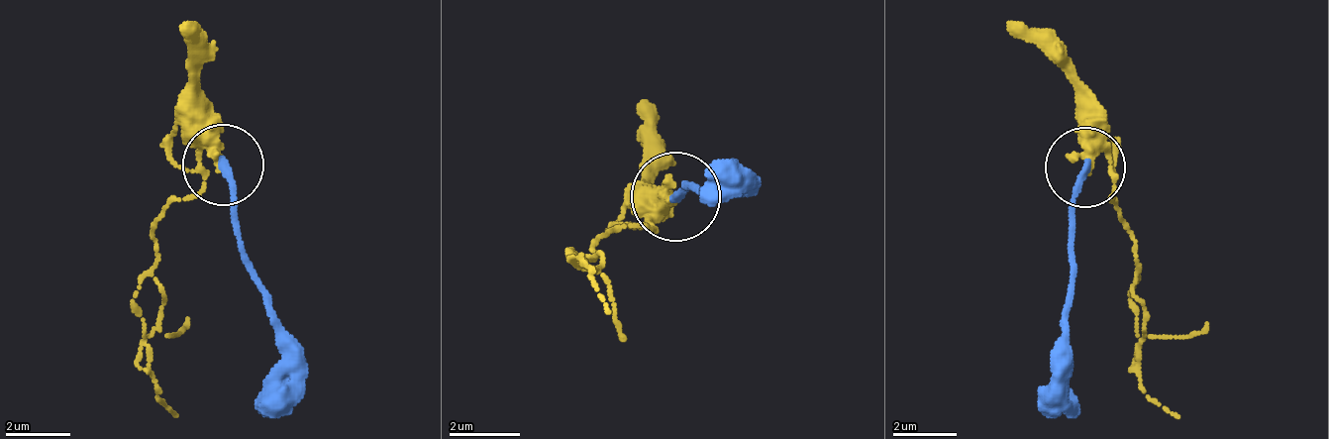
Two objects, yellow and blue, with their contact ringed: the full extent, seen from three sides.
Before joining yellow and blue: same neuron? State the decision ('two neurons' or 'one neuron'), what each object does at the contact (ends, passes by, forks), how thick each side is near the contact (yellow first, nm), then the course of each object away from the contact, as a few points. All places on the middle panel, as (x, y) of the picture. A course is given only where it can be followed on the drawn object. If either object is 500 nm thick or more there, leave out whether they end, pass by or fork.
one neuron; yellow passes by; blue ends there; 300 nm thick on the yellow side, 240 nm on the other; yellow runs (673, 199), (647, 225), (655, 227), (589, 247), (597, 258), (569, 251), (583, 264), (608, 311); blue runs (673, 199), (687, 186), (728, 181), (725, 185), (706, 168)

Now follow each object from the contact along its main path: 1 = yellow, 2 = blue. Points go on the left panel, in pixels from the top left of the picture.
1: (221, 163), (198, 161), (206, 185), (150, 233), (158, 265), (134, 298), (150, 379), (176, 417)
2: (221, 163), (237, 252), (277, 334), (277, 398), (260, 416)

